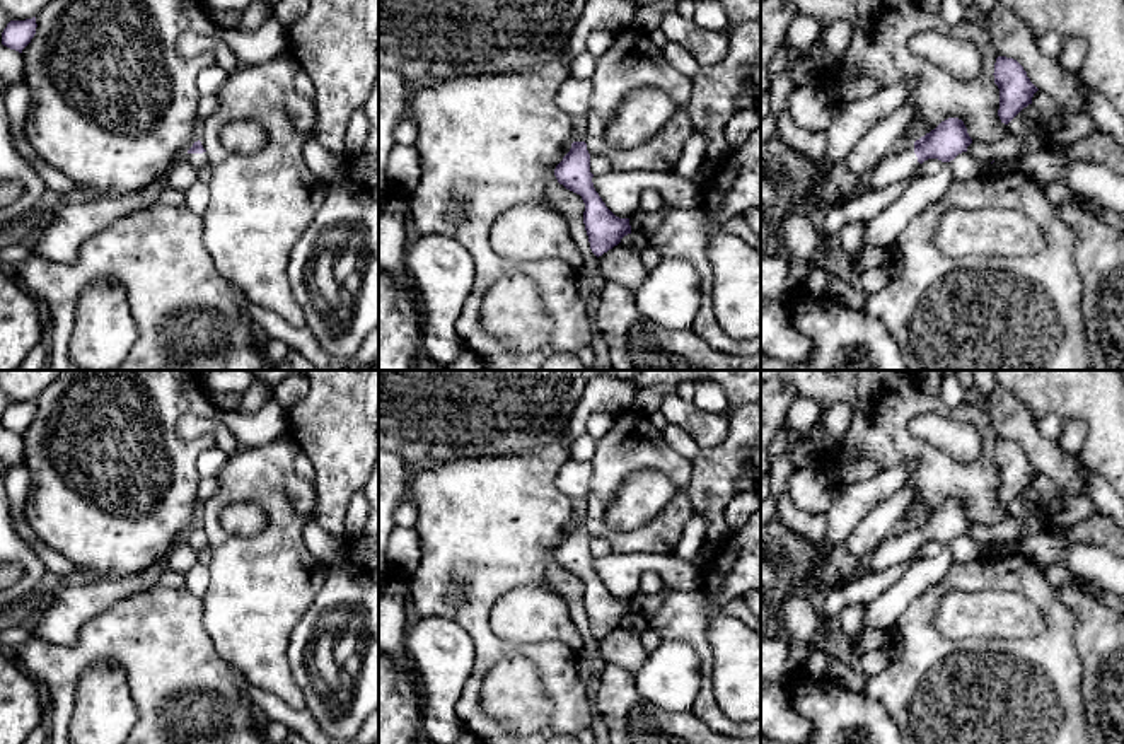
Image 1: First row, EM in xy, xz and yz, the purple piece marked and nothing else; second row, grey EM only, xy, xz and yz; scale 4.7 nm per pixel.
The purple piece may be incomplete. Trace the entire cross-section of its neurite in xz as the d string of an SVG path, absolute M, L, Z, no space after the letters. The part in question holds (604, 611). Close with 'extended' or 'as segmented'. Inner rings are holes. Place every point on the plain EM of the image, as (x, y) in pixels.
M576 505L571 531L556 548L554 558L559 567L582 578L585 585L583 606L590 631L599 640L617 628L624 618L631 616L631 607L629 601L616 599L595 573L585 522L585 509Z; extended

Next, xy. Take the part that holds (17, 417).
M36 399L26 403L10 403L2 415L2 427L22 435L36 416Z; as segmented

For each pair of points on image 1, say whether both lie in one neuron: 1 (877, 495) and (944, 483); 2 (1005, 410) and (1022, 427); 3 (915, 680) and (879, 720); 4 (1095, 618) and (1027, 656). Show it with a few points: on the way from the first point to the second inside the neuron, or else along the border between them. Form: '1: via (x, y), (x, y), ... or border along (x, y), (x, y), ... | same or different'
1: border along (918, 464), (909, 459), (880, 471) | different
2: via (1008, 413), (1019, 424) | same
3: border along (865, 690), (898, 726) | different
4: border along (1058, 592), (1073, 616), (1073, 647), (1082, 669) | different

